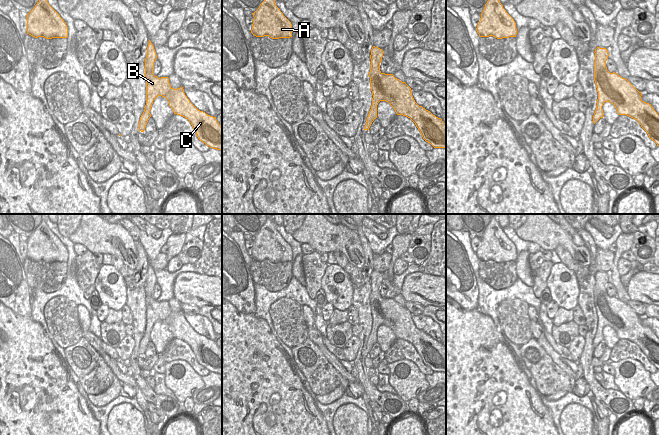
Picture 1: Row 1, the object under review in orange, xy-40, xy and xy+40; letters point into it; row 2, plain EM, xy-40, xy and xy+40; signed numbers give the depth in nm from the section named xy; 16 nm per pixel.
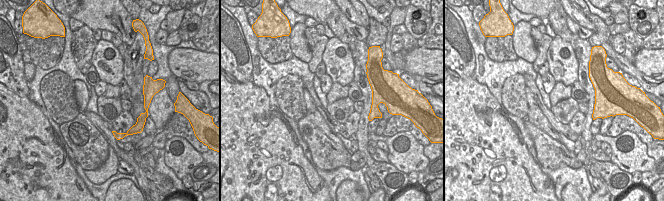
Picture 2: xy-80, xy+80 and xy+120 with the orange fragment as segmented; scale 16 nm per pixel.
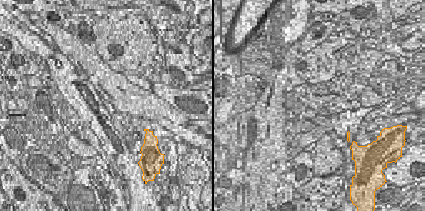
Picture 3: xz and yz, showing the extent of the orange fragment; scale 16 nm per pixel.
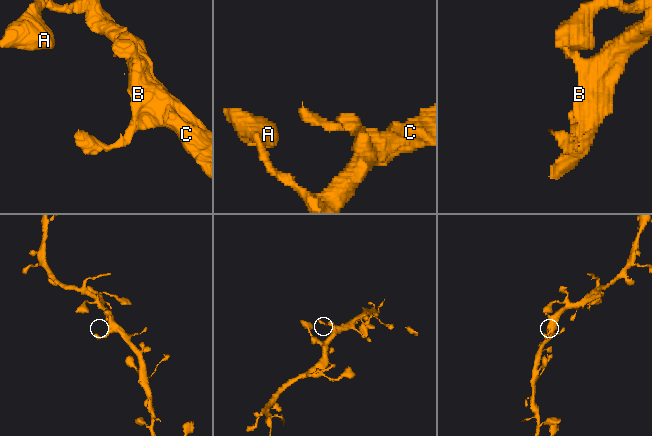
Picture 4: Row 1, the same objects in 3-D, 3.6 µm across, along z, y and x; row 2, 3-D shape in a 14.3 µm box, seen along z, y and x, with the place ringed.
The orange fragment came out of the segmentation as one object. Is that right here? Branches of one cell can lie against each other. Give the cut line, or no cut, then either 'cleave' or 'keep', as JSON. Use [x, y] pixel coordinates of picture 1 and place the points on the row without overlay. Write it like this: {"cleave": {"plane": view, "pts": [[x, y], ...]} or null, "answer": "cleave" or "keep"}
{"cleave": null, "answer": "keep"}

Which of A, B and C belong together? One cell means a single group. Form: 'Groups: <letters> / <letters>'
Groups: A B C.

